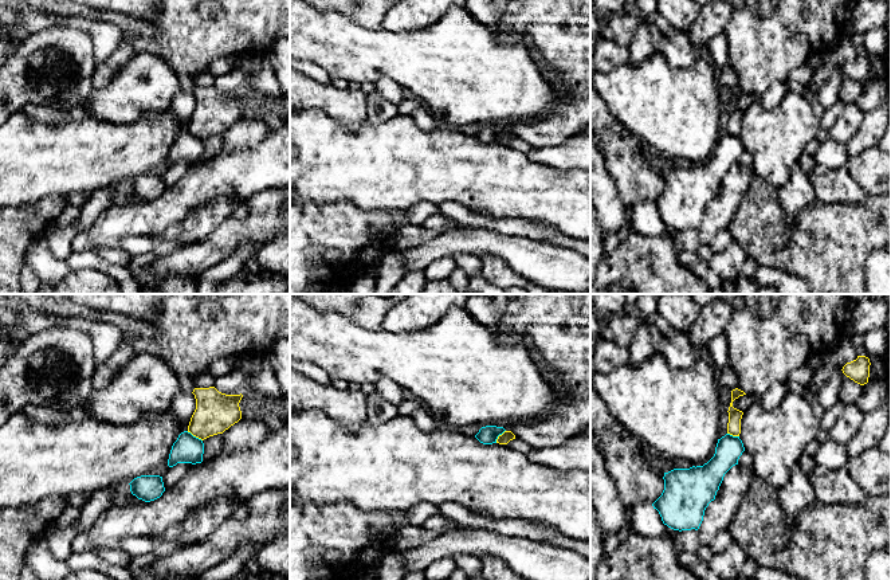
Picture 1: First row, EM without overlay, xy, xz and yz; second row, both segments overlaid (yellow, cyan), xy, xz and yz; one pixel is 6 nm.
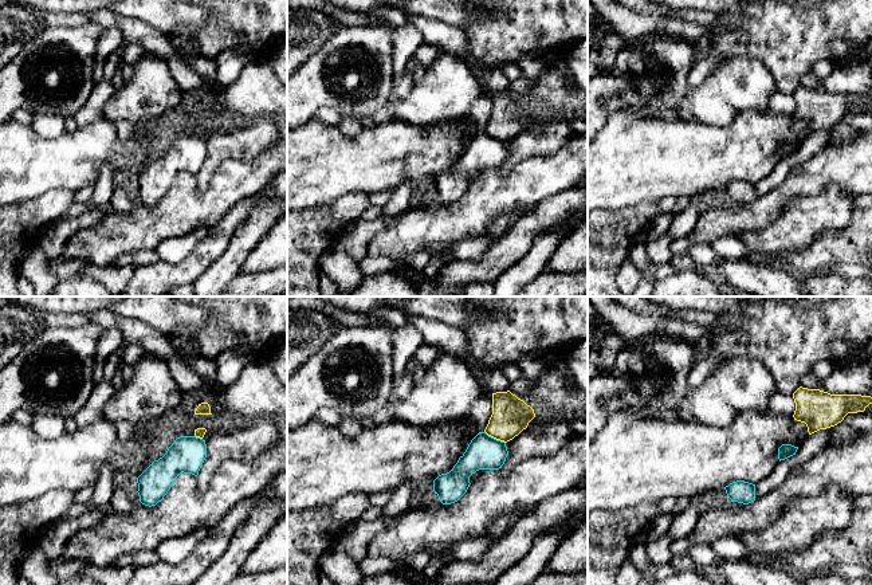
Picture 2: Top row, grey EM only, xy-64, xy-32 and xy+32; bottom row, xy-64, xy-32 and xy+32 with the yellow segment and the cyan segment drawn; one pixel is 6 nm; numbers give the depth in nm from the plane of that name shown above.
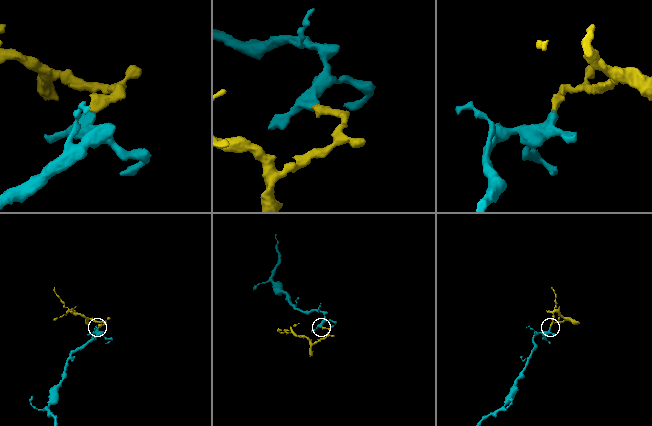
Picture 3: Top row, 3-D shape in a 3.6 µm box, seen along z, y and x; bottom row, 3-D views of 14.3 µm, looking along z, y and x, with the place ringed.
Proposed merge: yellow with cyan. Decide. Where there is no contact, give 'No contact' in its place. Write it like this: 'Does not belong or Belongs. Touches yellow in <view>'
Does not belong. Touches yellow in xy

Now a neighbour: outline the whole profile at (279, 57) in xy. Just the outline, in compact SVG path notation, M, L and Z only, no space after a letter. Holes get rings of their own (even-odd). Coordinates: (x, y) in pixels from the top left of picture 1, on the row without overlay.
M290 36L279 39L268 56L282 93L290 94Z

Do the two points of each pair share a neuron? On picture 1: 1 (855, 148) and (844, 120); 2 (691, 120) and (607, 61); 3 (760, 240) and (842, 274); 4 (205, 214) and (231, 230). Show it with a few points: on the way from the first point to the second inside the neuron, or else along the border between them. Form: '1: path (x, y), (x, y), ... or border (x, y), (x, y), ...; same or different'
1: border (866, 114), (858, 132), (844, 144); different
2: border (625, 61), (604, 73); different
3: path (780, 240), (792, 245), (812, 245), (821, 254); same
4: border (247, 206), (244, 218), (226, 218), (195, 242); different

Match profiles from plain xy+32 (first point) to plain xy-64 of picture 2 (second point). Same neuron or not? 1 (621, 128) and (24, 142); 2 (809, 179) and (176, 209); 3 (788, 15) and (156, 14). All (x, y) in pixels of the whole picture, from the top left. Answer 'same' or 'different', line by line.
1: same
2: same
3: different

